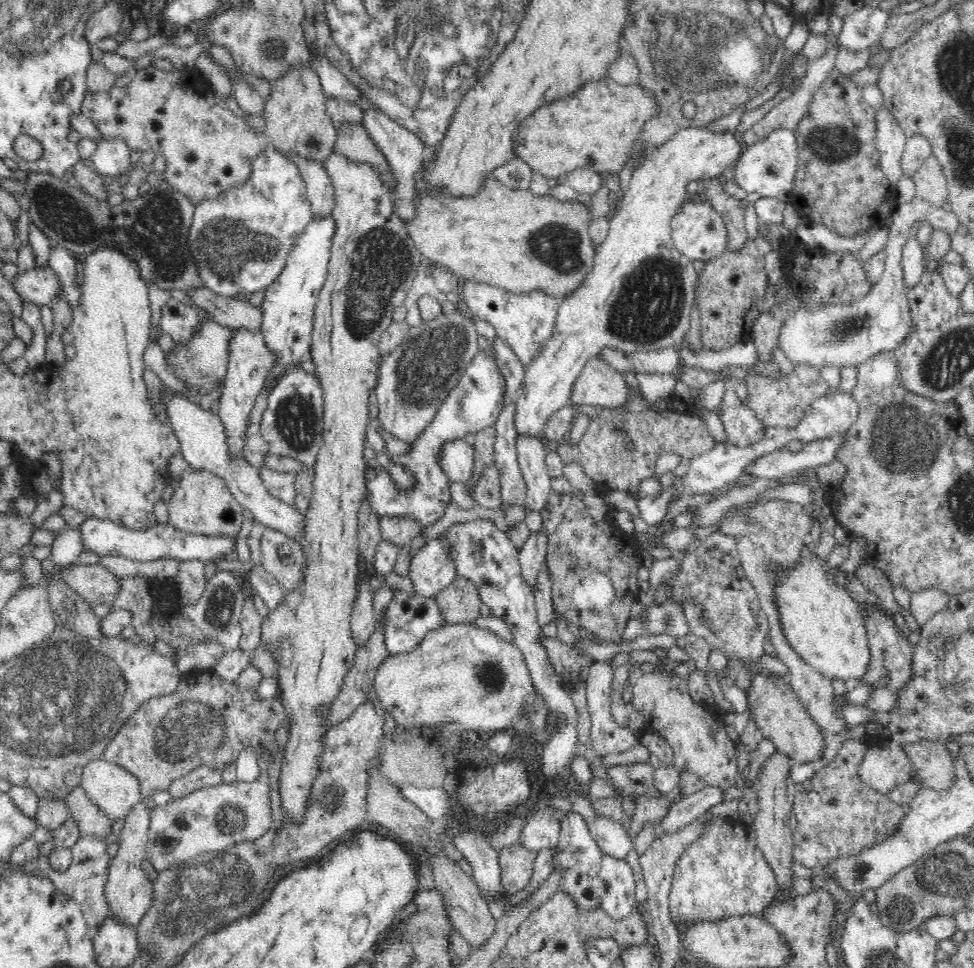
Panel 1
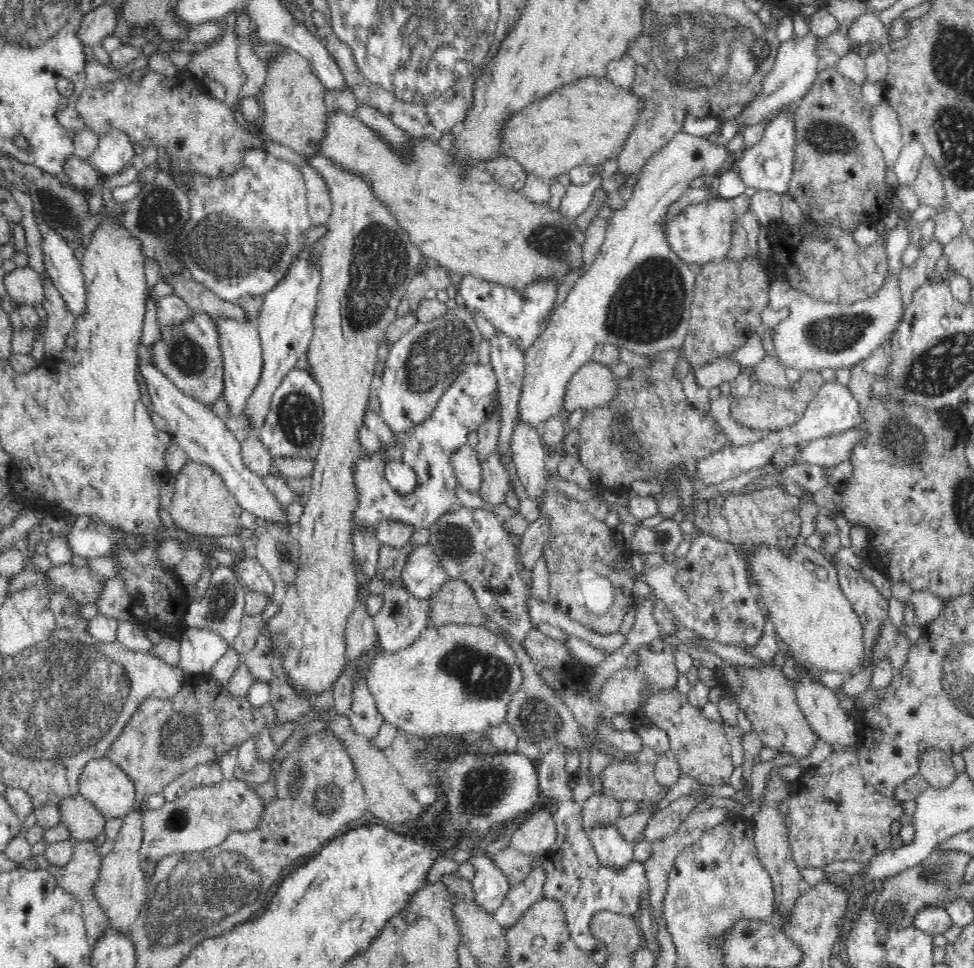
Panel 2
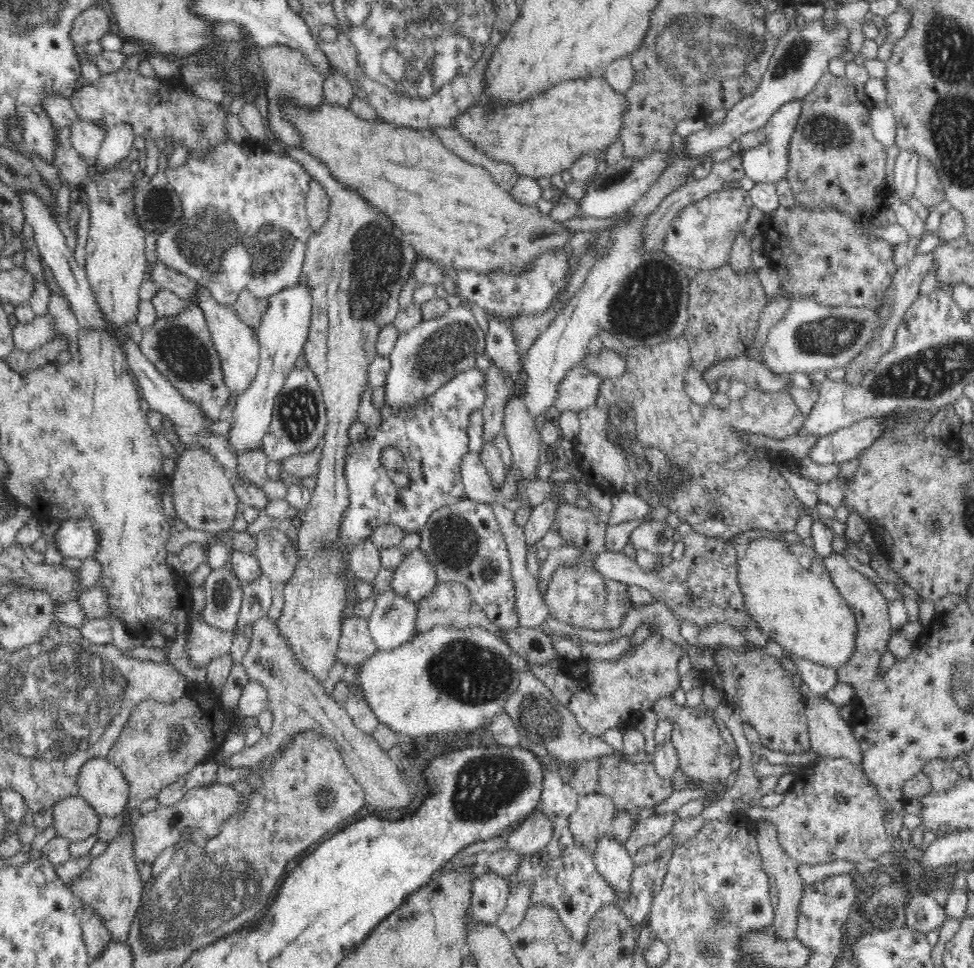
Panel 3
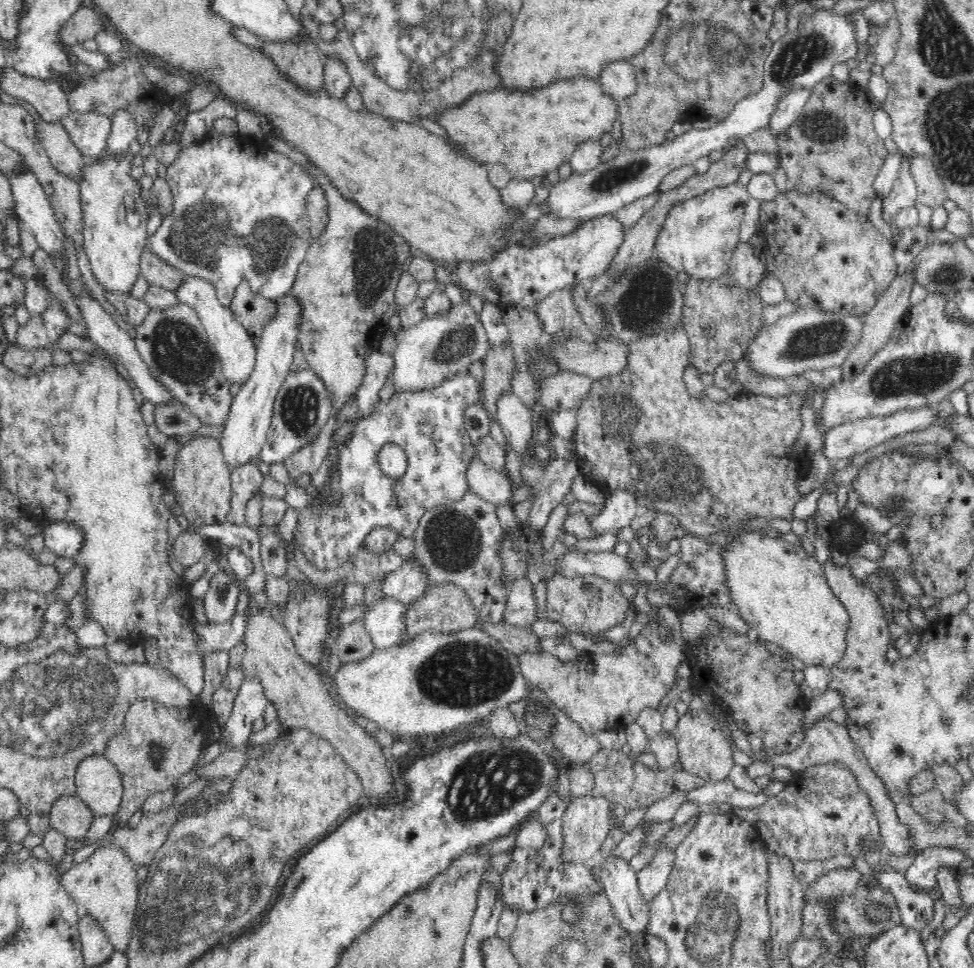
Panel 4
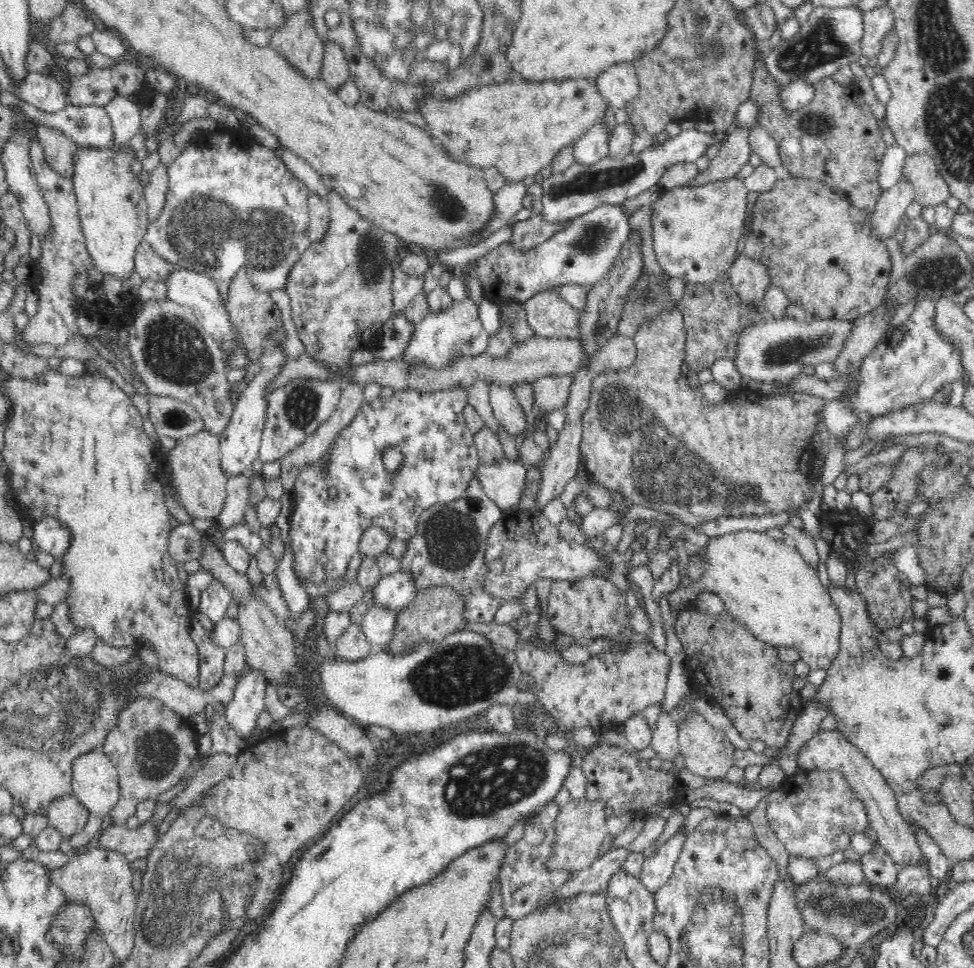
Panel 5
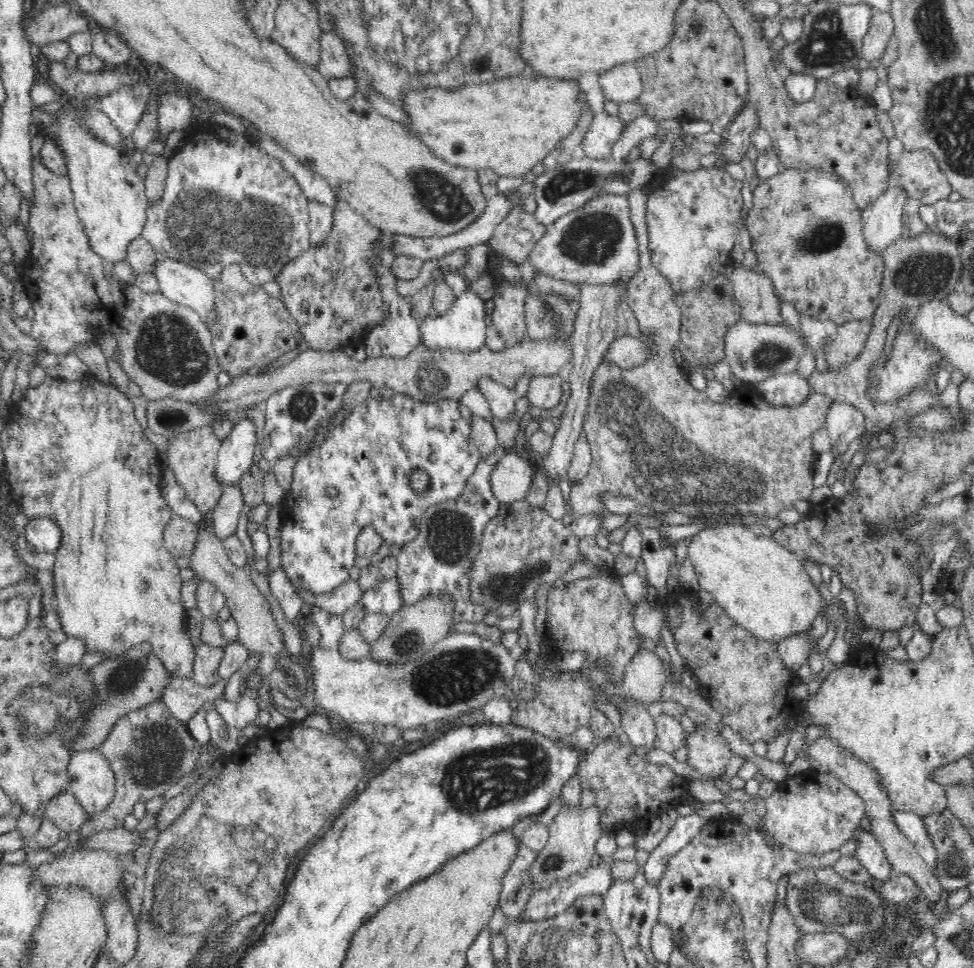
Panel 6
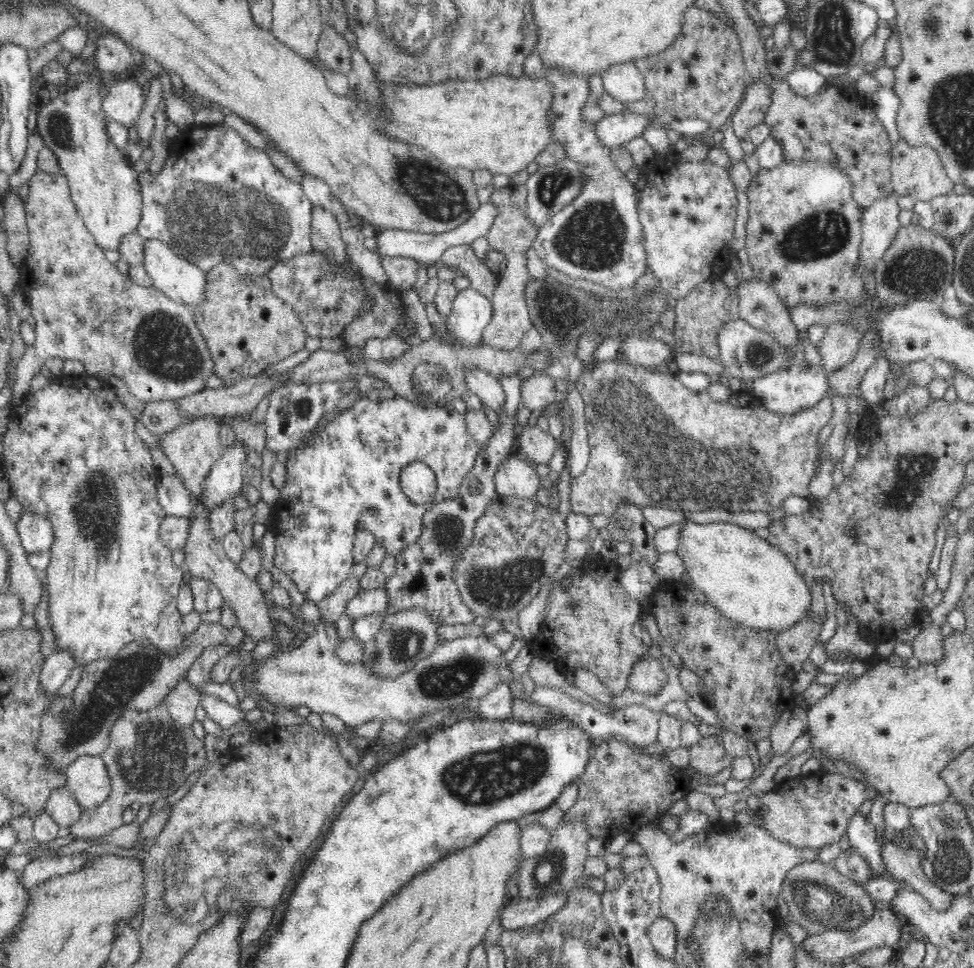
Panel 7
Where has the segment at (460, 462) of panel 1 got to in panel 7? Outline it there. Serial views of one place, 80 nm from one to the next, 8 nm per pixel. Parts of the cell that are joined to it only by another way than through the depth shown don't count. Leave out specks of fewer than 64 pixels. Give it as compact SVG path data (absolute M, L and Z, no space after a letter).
M511 454L502 461L495 474L495 492L499 496L534 501L540 485L535 466L519 454Z

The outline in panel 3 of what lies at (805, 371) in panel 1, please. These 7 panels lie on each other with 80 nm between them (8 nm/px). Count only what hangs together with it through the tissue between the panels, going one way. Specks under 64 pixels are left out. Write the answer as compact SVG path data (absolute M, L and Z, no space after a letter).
M685 335L678 336L674 340L664 340L656 346L642 346L642 348L625 348L624 360L626 361L625 374L620 378L613 378L620 398L632 406L636 414L636 438L642 444L646 462L646 472L636 472L638 480L634 482L634 495L638 495L649 504L650 508L666 506L670 512L677 513L681 522L692 526L693 531L719 537L724 541L741 532L762 529L768 532L794 532L796 528L792 522L798 516L801 502L798 501L794 490L782 475L776 473L771 466L779 464L789 466L794 458L786 455L772 456L762 451L762 460L752 460L746 468L731 470L725 464L740 451L750 451L753 448L745 445L737 437L738 432L750 434L763 434L770 438L793 438L798 434L803 423L802 412L798 409L792 396L786 391L763 392L751 390L740 400L732 401L725 409L720 409L712 402L700 406L690 400L684 389L684 378L691 366L689 355L689 342Z

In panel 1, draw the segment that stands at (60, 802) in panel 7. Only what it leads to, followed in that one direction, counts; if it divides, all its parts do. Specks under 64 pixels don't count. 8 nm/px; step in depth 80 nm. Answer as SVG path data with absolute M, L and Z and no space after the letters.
M75 788L66 798L70 817L76 819L80 836L94 835L106 837L112 832L113 820L96 804L91 803L86 792Z

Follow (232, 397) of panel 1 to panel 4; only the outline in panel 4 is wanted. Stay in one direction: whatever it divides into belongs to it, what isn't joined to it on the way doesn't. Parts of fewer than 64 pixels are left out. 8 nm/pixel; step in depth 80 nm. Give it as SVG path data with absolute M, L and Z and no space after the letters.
M186 276L185 282L178 291L174 291L180 304L190 306L198 314L198 319L206 332L207 339L214 345L214 350L220 358L222 373L230 384L244 385L252 375L255 366L257 347L246 328L242 327L239 319L229 306L221 305L218 301L217 290L210 281L194 276Z

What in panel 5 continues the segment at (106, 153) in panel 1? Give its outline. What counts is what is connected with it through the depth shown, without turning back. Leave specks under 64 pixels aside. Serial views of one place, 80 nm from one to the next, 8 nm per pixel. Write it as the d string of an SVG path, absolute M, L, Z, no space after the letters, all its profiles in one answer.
M118 95L104 106L112 123L113 147L124 148L138 133L143 103L143 100L136 100L134 95Z

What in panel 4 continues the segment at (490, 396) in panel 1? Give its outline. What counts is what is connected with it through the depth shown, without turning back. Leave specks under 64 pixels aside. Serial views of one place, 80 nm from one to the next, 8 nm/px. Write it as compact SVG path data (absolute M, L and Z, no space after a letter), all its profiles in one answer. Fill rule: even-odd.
M467 371L447 379L432 391L402 392L394 394L388 402L378 402L370 416L360 416L354 421L350 436L345 439L339 449L335 472L338 475L336 486L328 494L323 494L320 488L314 490L310 474L302 474L295 483L313 490L314 499L306 508L298 511L299 520L294 535L307 560L320 570L334 570L340 567L350 556L363 545L364 538L375 527L388 527L396 531L398 536L412 537L418 529L420 520L430 510L437 506L460 500L469 490L466 469L476 449L471 443L464 414L468 405L478 405L481 388L478 380ZM386 443L401 446L407 456L407 469L404 475L394 479L382 472L379 467L378 454Z

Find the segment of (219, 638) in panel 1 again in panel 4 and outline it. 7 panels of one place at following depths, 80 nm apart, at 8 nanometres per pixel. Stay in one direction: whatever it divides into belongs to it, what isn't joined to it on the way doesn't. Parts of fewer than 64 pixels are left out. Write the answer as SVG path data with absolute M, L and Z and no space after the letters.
M218 571L209 581L208 590L203 596L207 622L222 624L229 622L236 612L241 588L228 577L228 571Z

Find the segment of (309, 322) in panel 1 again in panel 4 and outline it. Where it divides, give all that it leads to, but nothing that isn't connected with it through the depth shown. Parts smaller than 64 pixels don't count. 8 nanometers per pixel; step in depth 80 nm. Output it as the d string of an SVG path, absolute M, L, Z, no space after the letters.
M292 293L275 298L276 314L272 322L263 329L257 342L257 354L254 370L248 381L233 397L229 415L225 420L224 430L219 439L226 466L233 469L241 464L249 463L258 458L262 446L266 442L274 400L282 387L286 376L291 372L292 359L296 352L298 328L301 326L303 307Z

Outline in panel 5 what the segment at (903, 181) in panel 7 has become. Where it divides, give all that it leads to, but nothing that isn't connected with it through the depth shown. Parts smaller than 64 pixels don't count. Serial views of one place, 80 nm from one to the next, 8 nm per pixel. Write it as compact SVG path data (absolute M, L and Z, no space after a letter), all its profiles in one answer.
M928 153L907 155L902 177L912 183L915 201L926 207L945 203L951 196L940 169Z

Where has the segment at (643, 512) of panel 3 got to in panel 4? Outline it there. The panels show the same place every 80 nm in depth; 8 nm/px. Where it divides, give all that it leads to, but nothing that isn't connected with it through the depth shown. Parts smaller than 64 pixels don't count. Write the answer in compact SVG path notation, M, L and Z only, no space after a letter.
M615 488L606 496L603 511L599 515L590 515L591 527L594 528L595 535L605 536L607 533L614 533L629 526L639 513L639 506L636 498L630 496L630 493Z

